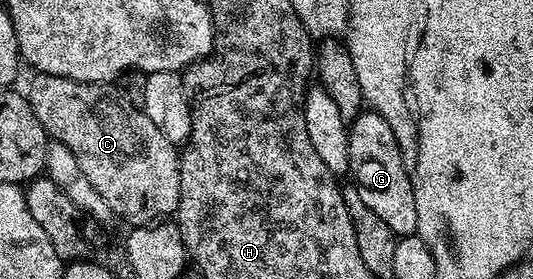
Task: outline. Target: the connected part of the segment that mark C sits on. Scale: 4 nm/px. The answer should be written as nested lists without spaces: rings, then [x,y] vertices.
[[[32,74],[31,84],[25,88],[25,94],[33,113],[37,113],[37,121],[47,131],[52,140],[63,143],[73,157],[77,157],[77,165],[81,165],[81,173],[89,177],[93,189],[105,197],[112,216],[121,218],[127,225],[150,225],[176,210],[179,206],[179,157],[176,144],[169,142],[165,133],[149,121],[142,109],[134,107],[123,95],[118,86],[111,83],[78,83],[56,75]]]

